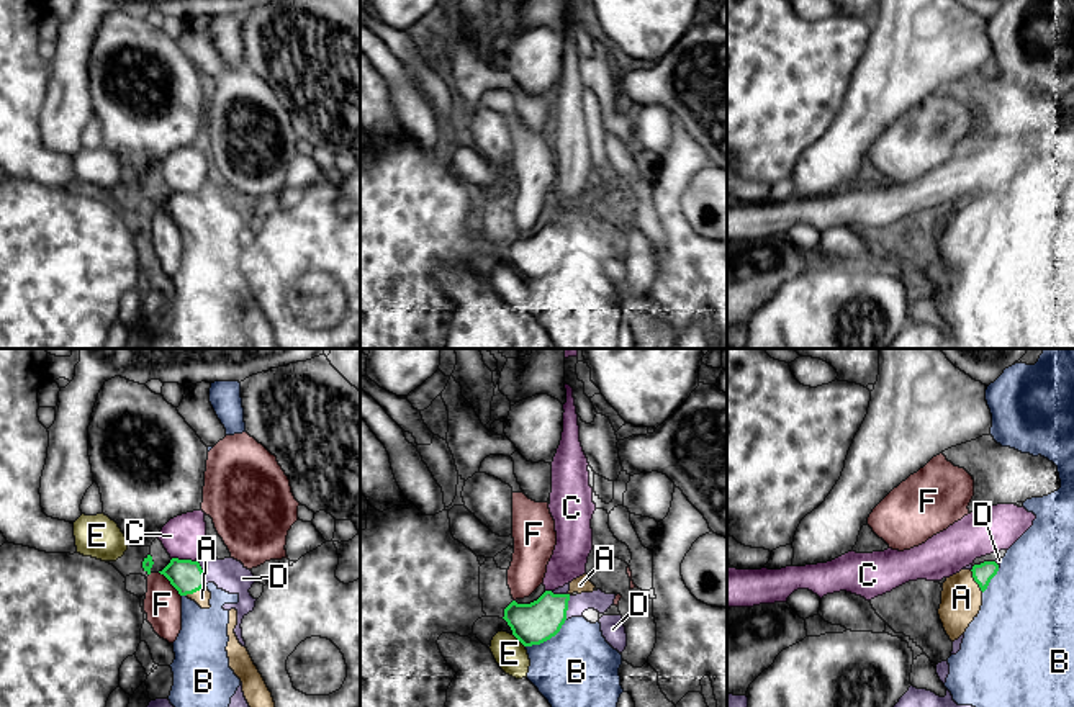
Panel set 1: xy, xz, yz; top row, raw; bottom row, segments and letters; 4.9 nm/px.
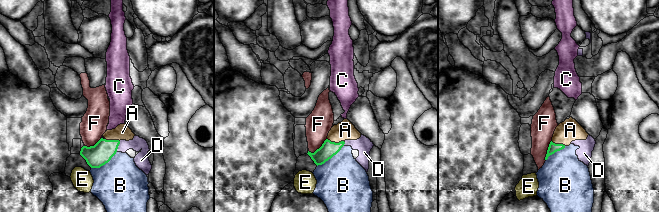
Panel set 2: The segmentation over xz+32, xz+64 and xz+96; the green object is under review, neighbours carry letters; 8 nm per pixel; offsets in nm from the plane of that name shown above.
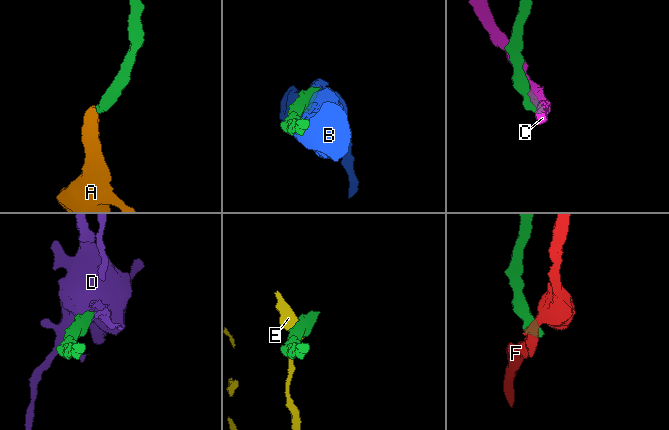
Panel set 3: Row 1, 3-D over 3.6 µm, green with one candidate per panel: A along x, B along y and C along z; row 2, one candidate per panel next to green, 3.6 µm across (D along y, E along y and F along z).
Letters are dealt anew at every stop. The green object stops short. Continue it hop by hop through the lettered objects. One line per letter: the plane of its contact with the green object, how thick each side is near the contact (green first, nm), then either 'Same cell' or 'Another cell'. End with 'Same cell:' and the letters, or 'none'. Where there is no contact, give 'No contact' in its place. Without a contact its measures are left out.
A: Touches green in yz. Thickness 100 nm (green) against 200 nm. Same cell
B: Touches green in xz. Thickness 200 nm (green) against 380 nm. Another cell
C: Touches green in xy. Thickness 160 nm (green) against 220 nm. Another cell
D: Touches green in xz. Thickness 200 nm (green) against 100 nm. Another cell
E: Touches green in xz. Thickness 200 nm (green) against 160 nm. Another cell
F: Touches green in xy. Thickness 160 nm (green) against 190 nm. Another cell
Same cell: A

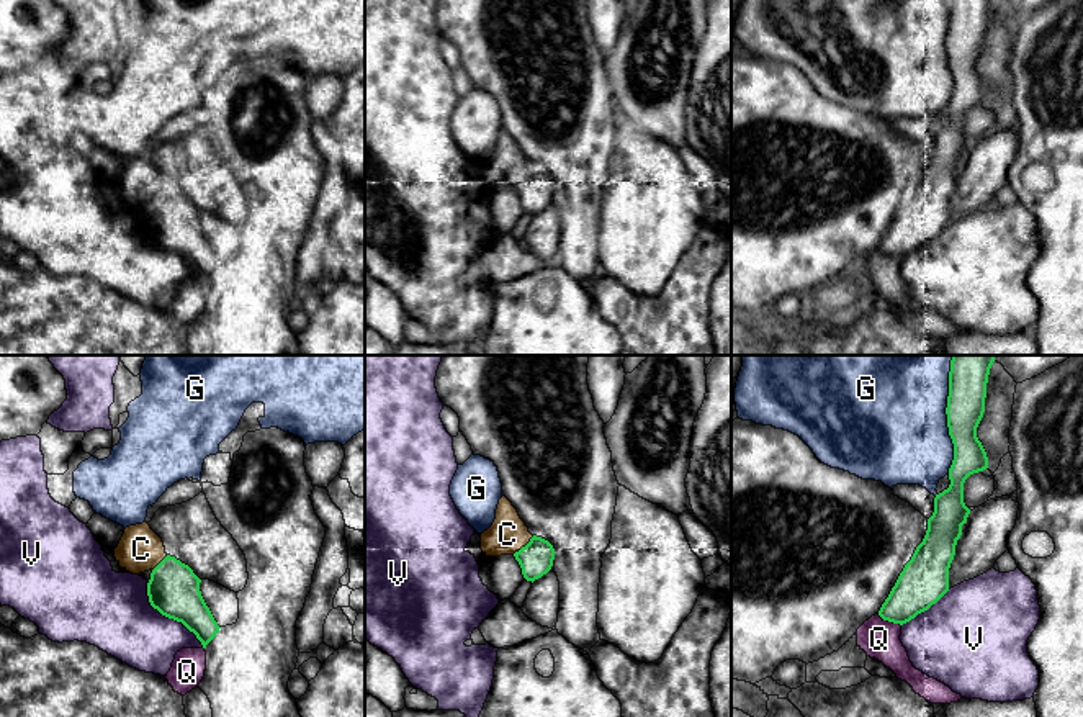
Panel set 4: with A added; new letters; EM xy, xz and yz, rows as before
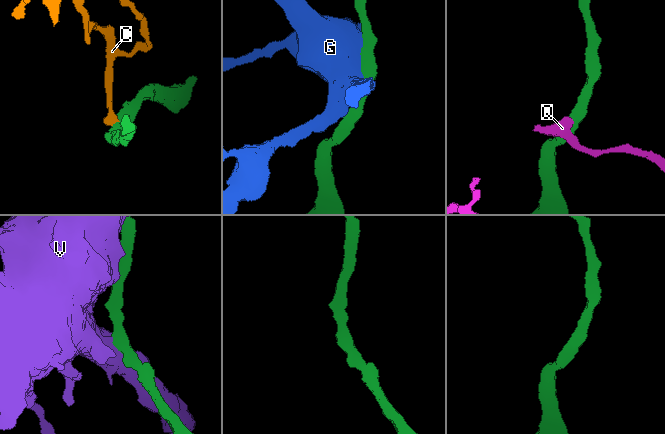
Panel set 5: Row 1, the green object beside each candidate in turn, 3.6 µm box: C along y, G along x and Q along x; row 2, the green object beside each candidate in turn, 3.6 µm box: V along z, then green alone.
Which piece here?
C: Touches green in xz. Thickness 170 nm (green) against 190 nm. Another cell
G: Touches green in yz. Thickness 190 nm (green) against 500 nm. Another cell
Q: Touches green in yz. Thickness 240 nm (green) against 190 nm. Another cell
V: Touches green in xy. Thickness 260 nm (green) against 340 nm. Another cell
Same cell: none

